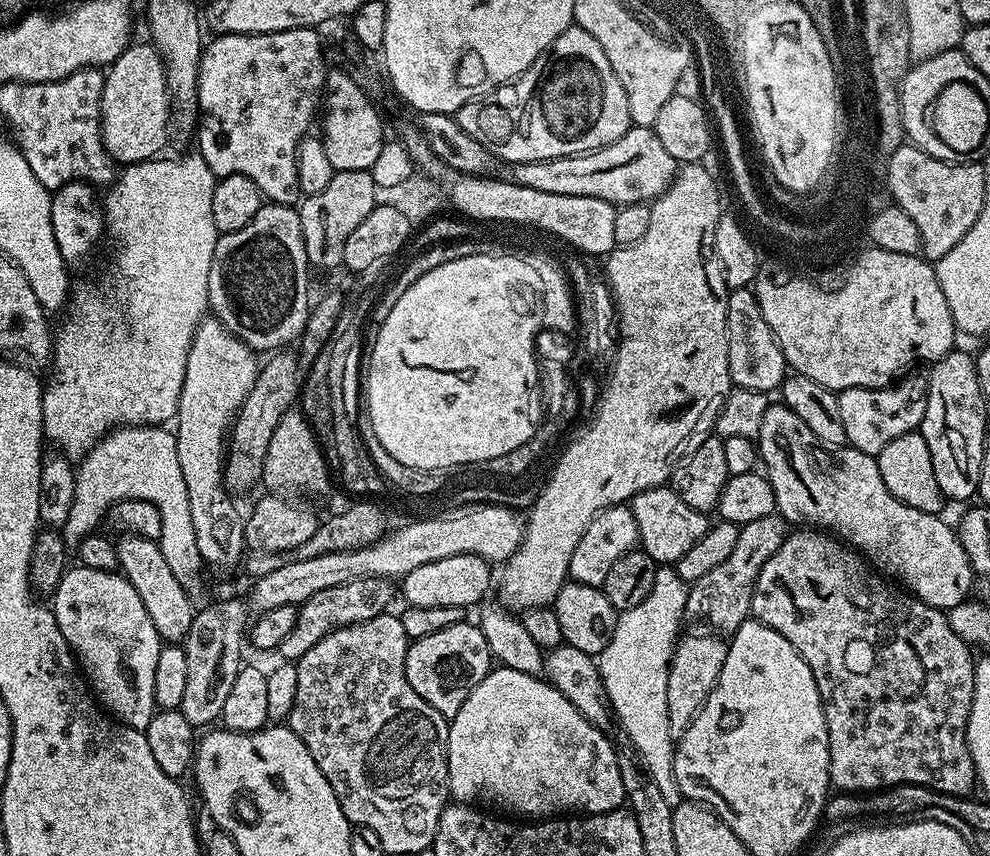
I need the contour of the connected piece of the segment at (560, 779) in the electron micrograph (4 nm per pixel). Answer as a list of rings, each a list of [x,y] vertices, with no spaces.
[[[503,666],[493,667],[474,690],[462,702],[462,710],[458,710],[456,716],[451,717],[448,725],[448,790],[453,801],[461,804],[487,806],[489,809],[501,808],[504,812],[513,812],[513,817],[527,818],[532,822],[543,822],[549,818],[560,818],[565,814],[591,814],[593,812],[615,812],[621,807],[624,800],[624,776],[620,773],[620,760],[616,757],[616,752],[612,749],[612,744],[607,740],[605,733],[601,729],[595,728],[547,679],[540,676],[522,674],[522,670],[510,670]]]

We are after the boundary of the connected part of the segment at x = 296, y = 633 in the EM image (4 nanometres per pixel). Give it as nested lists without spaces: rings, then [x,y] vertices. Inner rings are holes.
[[[367,576],[346,582],[342,586],[330,586],[330,590],[318,590],[307,602],[296,609],[296,621],[290,634],[282,638],[278,652],[285,656],[289,662],[295,662],[314,646],[326,634],[339,628],[345,628],[358,622],[366,622],[370,618],[387,613],[388,603],[392,600],[391,579],[382,576]]]

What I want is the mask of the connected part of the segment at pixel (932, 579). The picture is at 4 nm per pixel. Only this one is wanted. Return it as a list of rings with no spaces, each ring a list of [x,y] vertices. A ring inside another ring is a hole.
[[[782,402],[769,403],[766,414],[762,414],[762,430],[758,437],[758,456],[764,462],[763,475],[768,477],[774,490],[776,512],[792,526],[811,526],[823,530],[847,547],[867,558],[877,572],[889,581],[903,586],[912,595],[917,596],[926,606],[947,610],[958,606],[971,595],[974,573],[972,564],[966,558],[966,552],[960,542],[959,535],[935,512],[914,510],[914,506],[906,506],[906,502],[898,502],[886,484],[882,482],[882,474],[878,474],[876,457],[860,452],[851,446],[840,446],[831,456],[827,447],[821,446],[810,434],[810,426],[798,418]]]

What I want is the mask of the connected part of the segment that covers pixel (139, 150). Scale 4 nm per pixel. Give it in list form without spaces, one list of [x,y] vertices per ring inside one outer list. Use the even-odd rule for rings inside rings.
[[[129,43],[124,52],[107,69],[100,107],[100,133],[109,156],[117,165],[127,166],[161,155],[170,137],[170,97],[168,79],[164,73],[164,60],[151,43]]]

